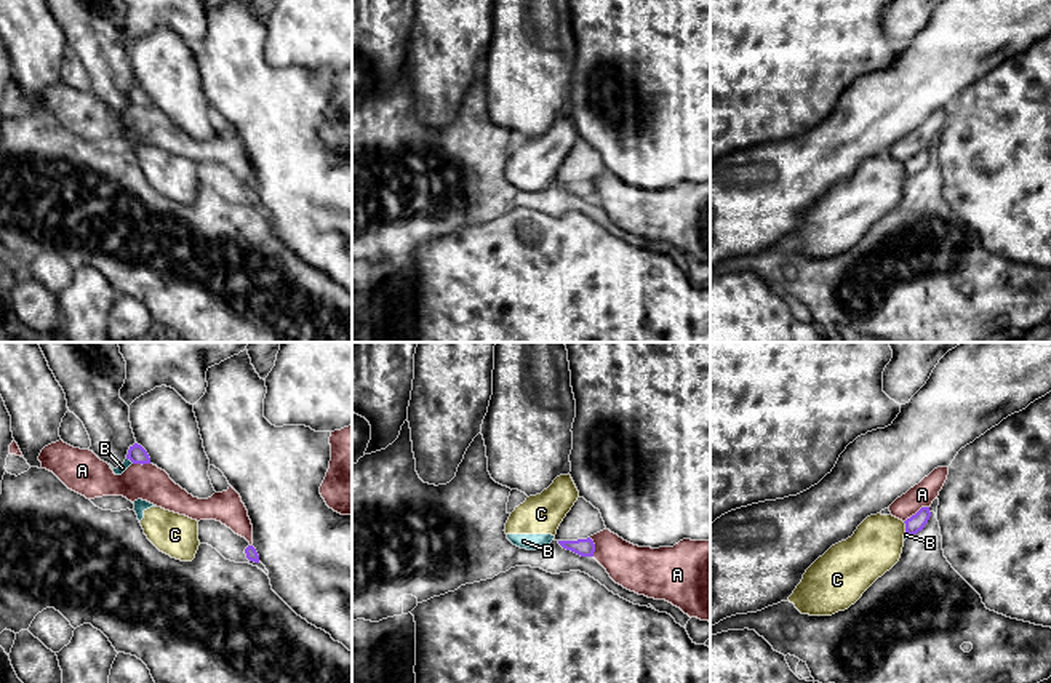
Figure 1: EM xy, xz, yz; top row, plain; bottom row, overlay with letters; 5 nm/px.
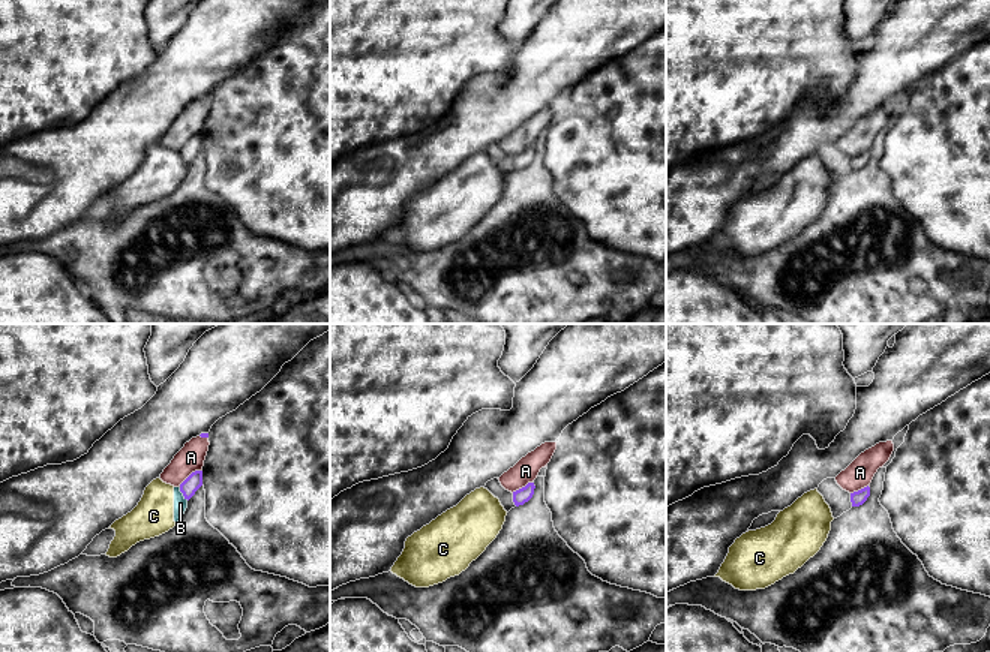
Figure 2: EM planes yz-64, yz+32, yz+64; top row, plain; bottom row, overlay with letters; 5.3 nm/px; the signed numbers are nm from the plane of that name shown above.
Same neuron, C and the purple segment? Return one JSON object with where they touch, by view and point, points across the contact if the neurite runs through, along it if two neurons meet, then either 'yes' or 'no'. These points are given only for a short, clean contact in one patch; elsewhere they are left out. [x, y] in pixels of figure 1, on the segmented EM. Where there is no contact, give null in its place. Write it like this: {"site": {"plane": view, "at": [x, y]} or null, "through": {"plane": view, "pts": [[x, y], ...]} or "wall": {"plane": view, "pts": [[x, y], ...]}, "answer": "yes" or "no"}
{"site": {"plane": "yz", "at": [906, 527]}, "wall": {"plane": "yz", "pts": [[903, 522], [906, 531]]}, "answer": "no"}

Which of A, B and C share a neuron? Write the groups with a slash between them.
A / B C

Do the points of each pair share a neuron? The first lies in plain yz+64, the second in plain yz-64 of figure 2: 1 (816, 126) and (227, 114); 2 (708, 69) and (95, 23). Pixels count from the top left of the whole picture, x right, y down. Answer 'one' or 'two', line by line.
1: two
2: one

